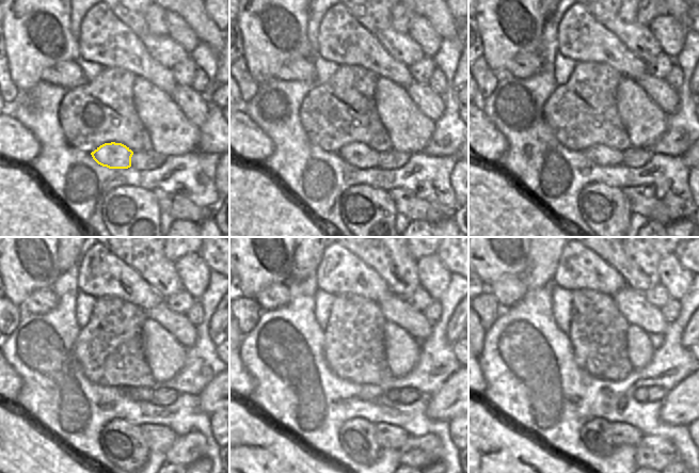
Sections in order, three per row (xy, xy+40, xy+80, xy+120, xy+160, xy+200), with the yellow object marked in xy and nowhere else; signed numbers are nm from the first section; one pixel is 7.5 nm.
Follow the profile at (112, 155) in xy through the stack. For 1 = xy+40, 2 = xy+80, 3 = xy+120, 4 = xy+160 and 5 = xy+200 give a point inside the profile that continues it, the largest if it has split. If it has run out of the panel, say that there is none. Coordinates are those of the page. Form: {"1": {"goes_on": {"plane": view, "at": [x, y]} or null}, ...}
{"1": {"goes_on": {"plane": "xy+40", "at": [358, 155]}}, "2": {"goes_on": {"plane": "xy+80", "at": [601, 155]}}, "3": {"goes_on": {"plane": "xy+120", "at": [136, 393]}}, "4": {"goes_on": {"plane": "xy+160", "at": [394, 395]}}, "5": {"goes_on": {"plane": "xy+200", "at": [641, 394]}}}

